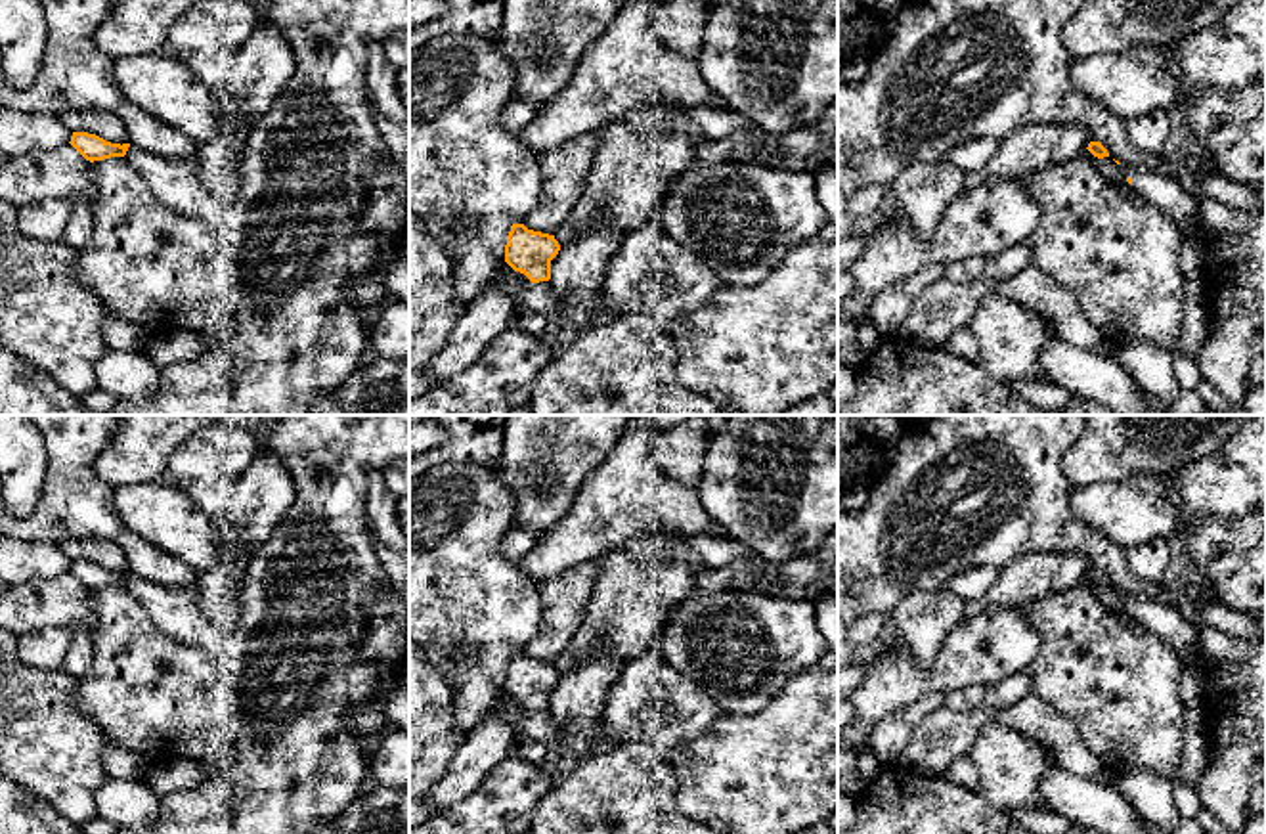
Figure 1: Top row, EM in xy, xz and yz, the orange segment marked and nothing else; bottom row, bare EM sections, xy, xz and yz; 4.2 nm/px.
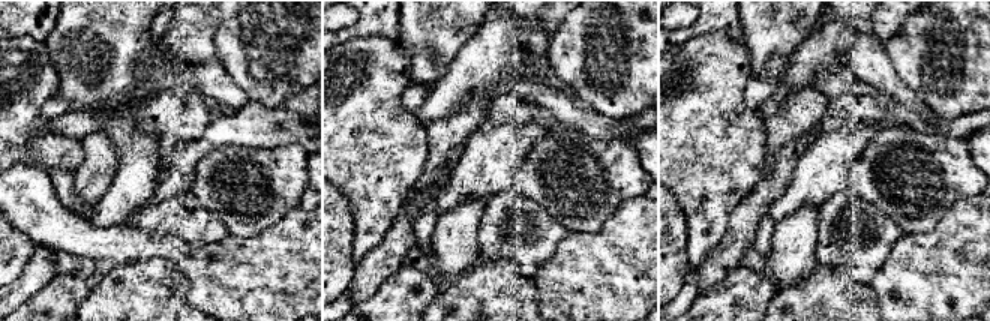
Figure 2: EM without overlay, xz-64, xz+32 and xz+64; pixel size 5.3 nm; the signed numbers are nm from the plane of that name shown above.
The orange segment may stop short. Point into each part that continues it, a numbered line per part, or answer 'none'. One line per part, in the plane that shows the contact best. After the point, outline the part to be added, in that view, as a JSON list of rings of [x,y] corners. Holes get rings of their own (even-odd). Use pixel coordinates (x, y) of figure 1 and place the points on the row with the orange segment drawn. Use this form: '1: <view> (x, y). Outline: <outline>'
1: yz (1182, 209). Outline: [[[1119,165],[1130,186],[1165,216],[1170,218],[1180,235],[1197,235],[1197,197],[1180,189],[1167,174]]]

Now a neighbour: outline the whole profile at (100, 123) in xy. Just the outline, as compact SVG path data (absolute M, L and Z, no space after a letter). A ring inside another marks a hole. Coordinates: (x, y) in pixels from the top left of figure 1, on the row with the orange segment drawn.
M65 111L59 119L71 132L88 132L111 143L128 143L124 124L107 111Z

